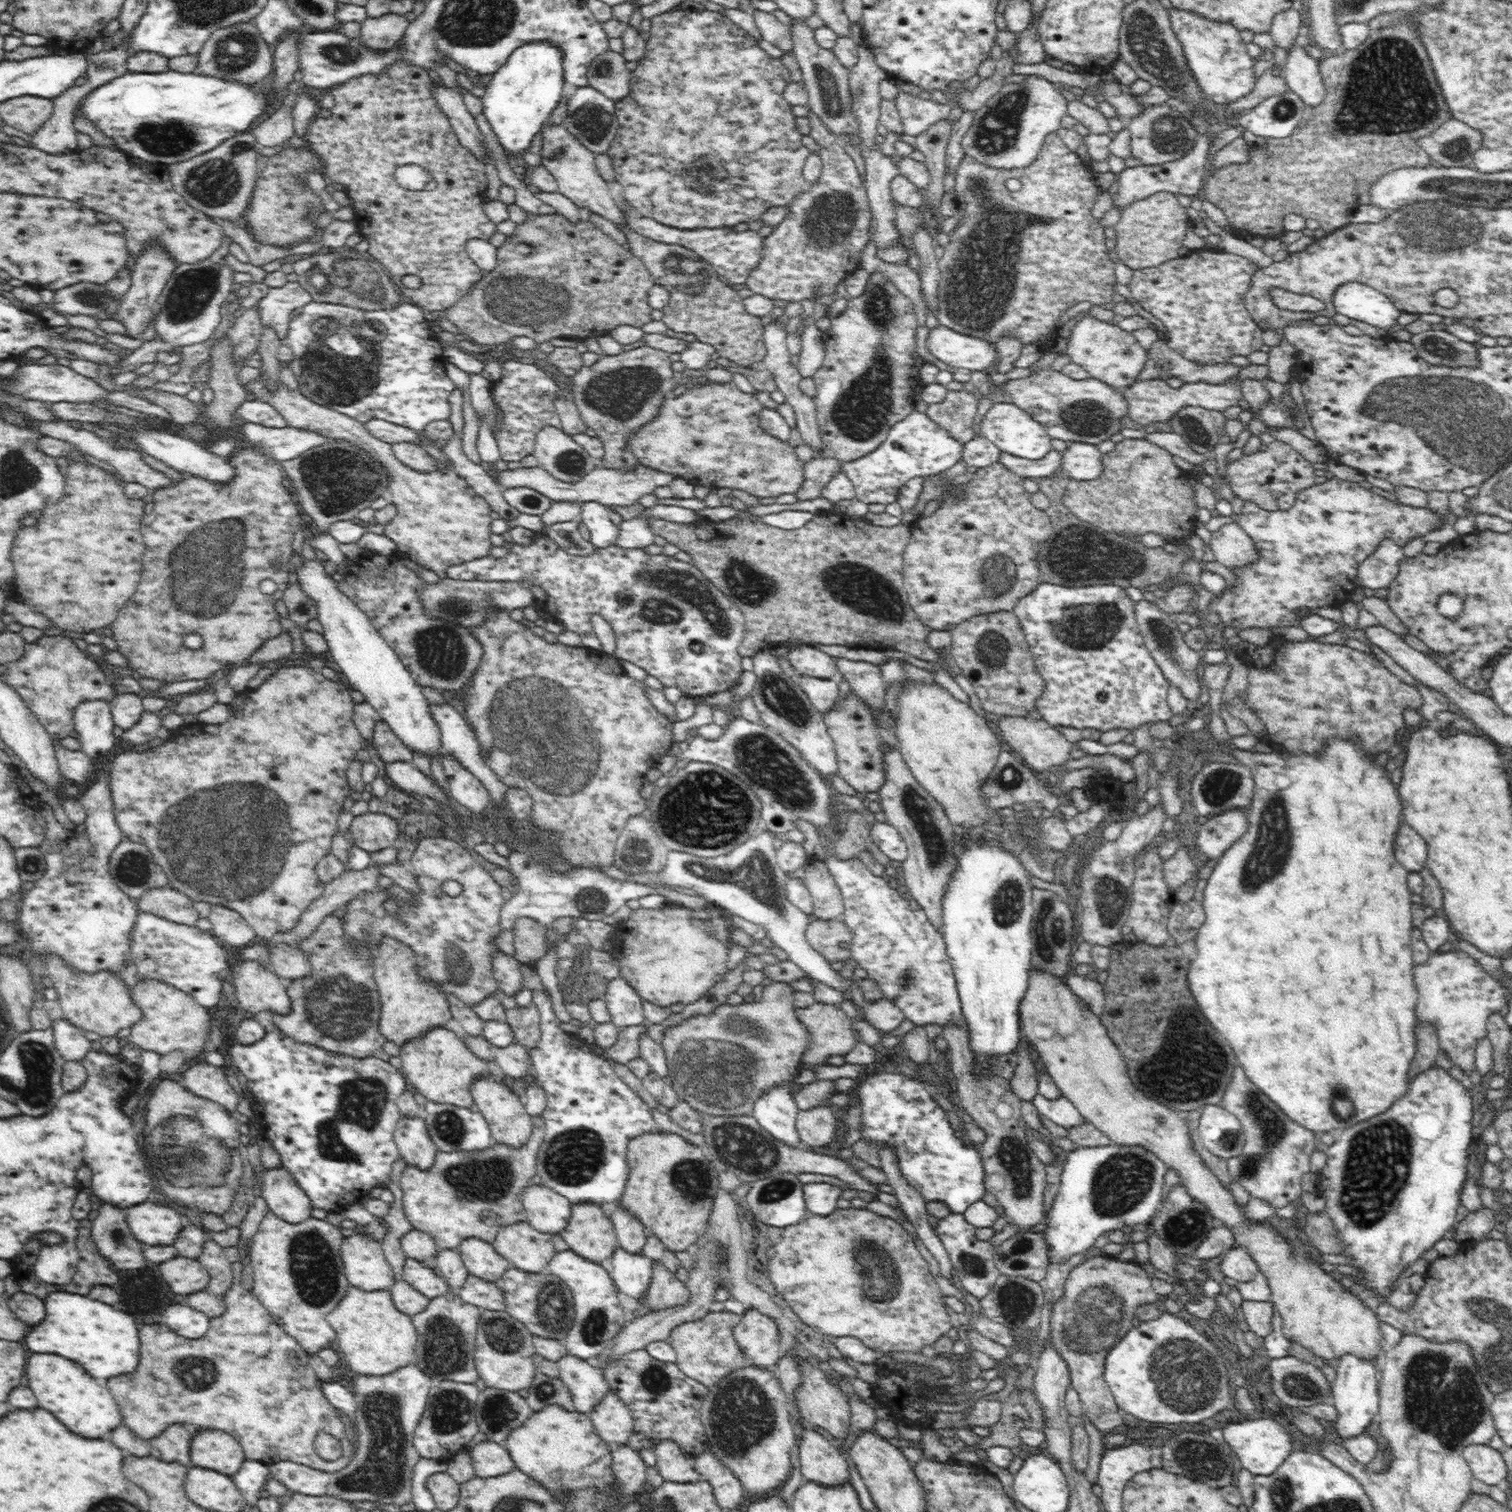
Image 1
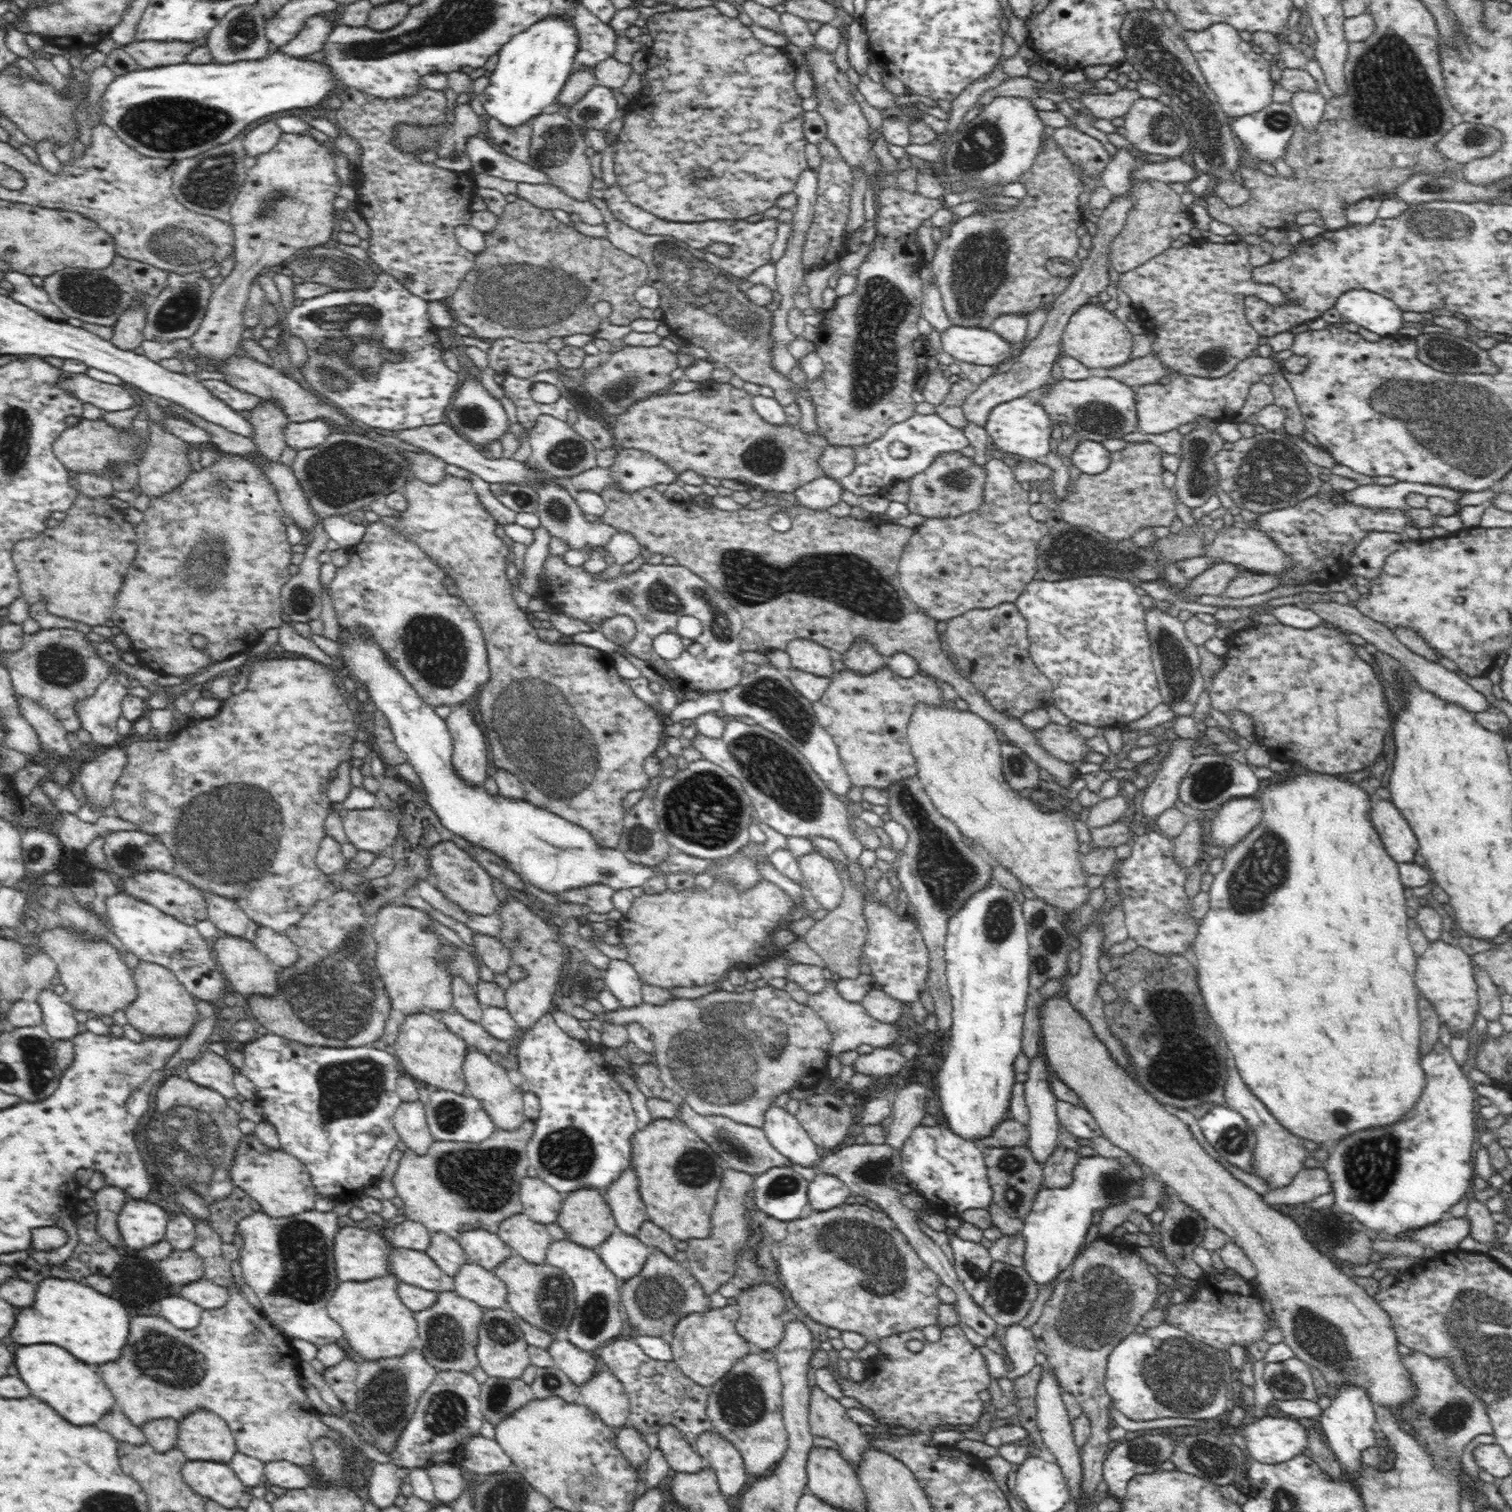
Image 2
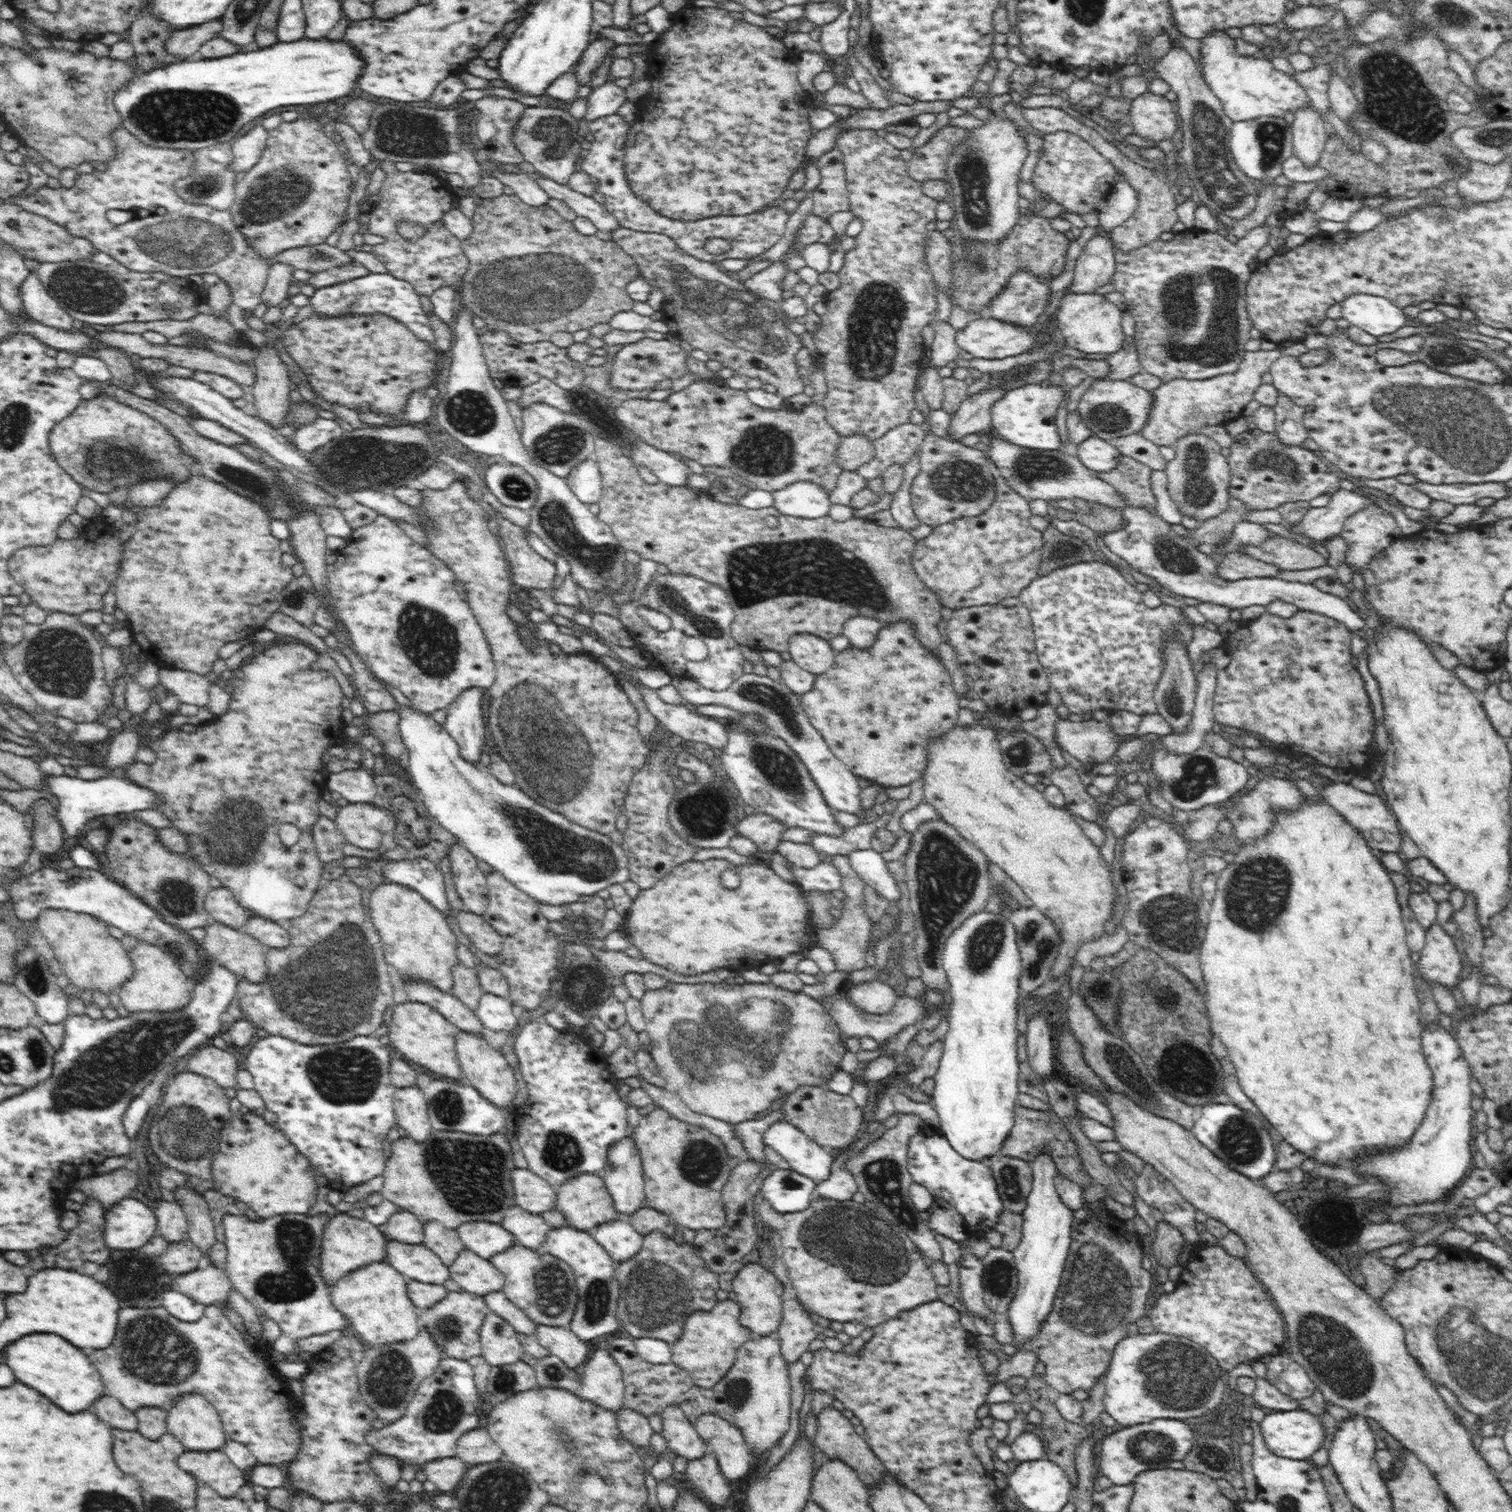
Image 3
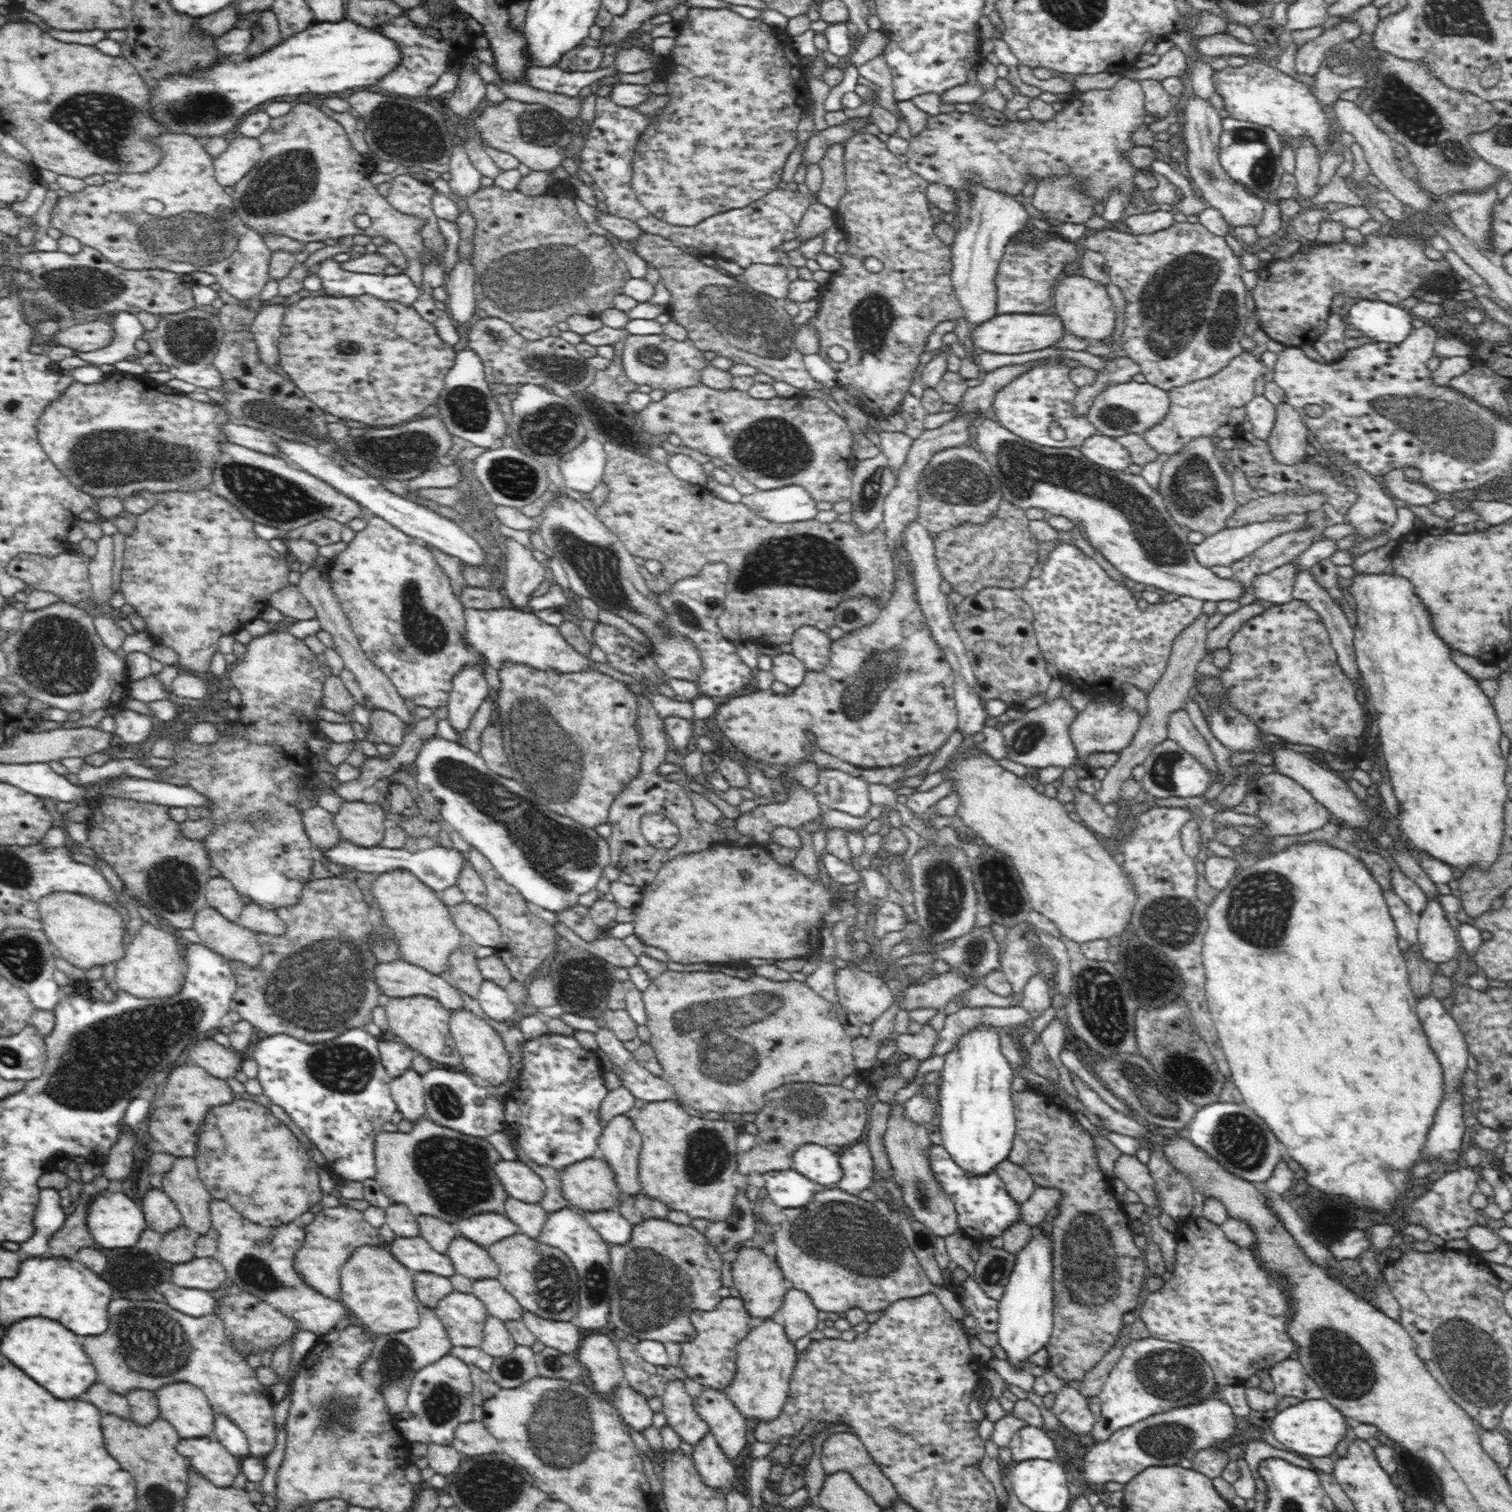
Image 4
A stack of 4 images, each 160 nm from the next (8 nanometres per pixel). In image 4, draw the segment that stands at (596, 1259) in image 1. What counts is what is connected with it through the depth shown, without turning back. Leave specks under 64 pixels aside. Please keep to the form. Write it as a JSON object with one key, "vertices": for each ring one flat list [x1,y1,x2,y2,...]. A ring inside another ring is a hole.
{"vertices":[[600,1156,564,1168,560,1179,567,1208,582,1214,612,1211,620,1200,621,1192,614,1179,614,1171]]}

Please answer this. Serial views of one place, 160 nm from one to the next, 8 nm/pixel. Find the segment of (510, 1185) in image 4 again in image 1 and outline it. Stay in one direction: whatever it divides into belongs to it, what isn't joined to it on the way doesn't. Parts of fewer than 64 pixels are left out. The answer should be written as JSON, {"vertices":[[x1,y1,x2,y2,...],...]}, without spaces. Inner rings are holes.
{"vertices":[[532,1184,523,1190,522,1204,527,1221,540,1232,560,1234,566,1228,572,1203,555,1190]]}

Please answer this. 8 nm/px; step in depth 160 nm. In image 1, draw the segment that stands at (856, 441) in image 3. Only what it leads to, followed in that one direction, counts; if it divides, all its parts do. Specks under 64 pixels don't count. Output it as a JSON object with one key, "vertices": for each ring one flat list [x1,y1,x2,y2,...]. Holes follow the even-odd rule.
{"vertices":[[814,457,804,465,804,482,795,493,798,501,813,500,822,497,822,489,832,476,843,472,840,459,834,457]]}

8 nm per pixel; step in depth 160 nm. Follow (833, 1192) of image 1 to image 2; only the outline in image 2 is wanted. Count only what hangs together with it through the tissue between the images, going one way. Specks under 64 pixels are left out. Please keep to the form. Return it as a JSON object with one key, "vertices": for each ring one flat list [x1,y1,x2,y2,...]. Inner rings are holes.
{"vertices":[[817,1173,808,1184,808,1200,815,1211,839,1207,852,1194,851,1190,834,1177]]}

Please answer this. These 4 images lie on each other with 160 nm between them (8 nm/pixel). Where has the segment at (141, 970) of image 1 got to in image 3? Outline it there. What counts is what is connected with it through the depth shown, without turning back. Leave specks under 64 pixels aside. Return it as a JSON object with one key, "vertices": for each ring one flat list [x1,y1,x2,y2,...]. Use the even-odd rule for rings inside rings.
{"vertices":[[46,863,39,870,34,870,26,877,2,885,8,891,12,908,15,915,20,919,36,919,45,908,70,909,74,912,86,913,102,919,109,925,122,928,126,934,136,937,140,942,158,945,160,947,170,946,174,954,178,954,178,948,184,950,186,956,193,966,200,964,198,950,192,946,190,938,184,936,186,930,178,930,175,925,165,921,150,905,146,906,142,899,133,895,120,883,113,881,104,875,103,870,73,867,70,869,56,869]]}

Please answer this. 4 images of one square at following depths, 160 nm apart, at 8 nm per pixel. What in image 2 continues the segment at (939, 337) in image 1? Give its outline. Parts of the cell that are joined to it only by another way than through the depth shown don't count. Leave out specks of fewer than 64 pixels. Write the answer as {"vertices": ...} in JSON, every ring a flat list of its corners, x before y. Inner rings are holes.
{"vertices":[[956,325,950,326,948,330,940,333,942,350,951,354,957,363,962,361,972,364,980,364,980,366,996,366,999,363,1010,360,1011,357,1016,357,1018,347,1005,342,991,328,984,329,980,327,959,327]]}

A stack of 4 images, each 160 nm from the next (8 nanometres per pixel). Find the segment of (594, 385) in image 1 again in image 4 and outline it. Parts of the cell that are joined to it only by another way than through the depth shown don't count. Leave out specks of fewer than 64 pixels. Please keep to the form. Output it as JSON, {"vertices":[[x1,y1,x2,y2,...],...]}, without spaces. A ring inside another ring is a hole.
{"vertices":[[663,333,644,336,628,334,624,338,622,363,624,373,634,384,647,384,666,393,700,384,700,370,711,364,690,338,678,341]]}

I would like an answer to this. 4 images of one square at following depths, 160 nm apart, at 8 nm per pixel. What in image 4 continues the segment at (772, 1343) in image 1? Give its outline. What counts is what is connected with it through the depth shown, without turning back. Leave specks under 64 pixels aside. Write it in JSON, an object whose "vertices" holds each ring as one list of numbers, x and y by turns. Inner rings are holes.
{"vertices":[[741,1247,736,1254,736,1260,731,1263,733,1286,738,1290,744,1308,752,1318,772,1319,782,1306,784,1295,783,1272,777,1262,772,1262,768,1256,757,1247]]}

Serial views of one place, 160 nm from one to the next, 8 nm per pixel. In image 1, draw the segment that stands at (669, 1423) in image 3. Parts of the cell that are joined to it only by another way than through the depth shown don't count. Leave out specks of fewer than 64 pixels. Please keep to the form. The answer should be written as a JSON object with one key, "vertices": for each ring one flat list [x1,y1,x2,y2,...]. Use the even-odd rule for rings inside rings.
{"vertices":[[670,1439,663,1440,653,1447,657,1458,656,1467,664,1481,696,1482,701,1475,693,1468,694,1461,687,1460,685,1454]]}

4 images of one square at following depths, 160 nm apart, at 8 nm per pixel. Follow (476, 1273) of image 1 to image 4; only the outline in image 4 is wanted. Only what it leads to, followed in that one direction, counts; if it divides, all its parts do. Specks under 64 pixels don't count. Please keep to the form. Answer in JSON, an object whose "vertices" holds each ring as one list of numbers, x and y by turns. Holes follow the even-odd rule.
{"vertices":[[481,1212,479,1215,469,1216,457,1223,460,1234,480,1245,484,1250,498,1243,499,1240,519,1232,518,1225,506,1217,505,1213]]}

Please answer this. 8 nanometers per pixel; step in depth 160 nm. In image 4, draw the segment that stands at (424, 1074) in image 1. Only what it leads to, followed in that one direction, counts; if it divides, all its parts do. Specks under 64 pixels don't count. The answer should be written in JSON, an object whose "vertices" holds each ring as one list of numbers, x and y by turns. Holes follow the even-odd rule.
{"vertices":[[428,996,390,997,385,1011,390,1030,396,1036,400,1036,408,1046,416,1048,422,1056,426,1056,438,1064,446,1064,446,1066,458,1066,460,1064,460,1054,450,1032,451,1012,438,1000]]}

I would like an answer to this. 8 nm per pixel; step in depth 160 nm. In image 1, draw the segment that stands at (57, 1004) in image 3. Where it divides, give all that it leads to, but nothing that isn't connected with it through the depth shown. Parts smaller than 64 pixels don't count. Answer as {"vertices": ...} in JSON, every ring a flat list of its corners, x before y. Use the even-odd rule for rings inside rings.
{"vertices":[[61,1019,51,1026,57,1052,66,1061,80,1061,91,1050,91,1042,72,1023]]}

